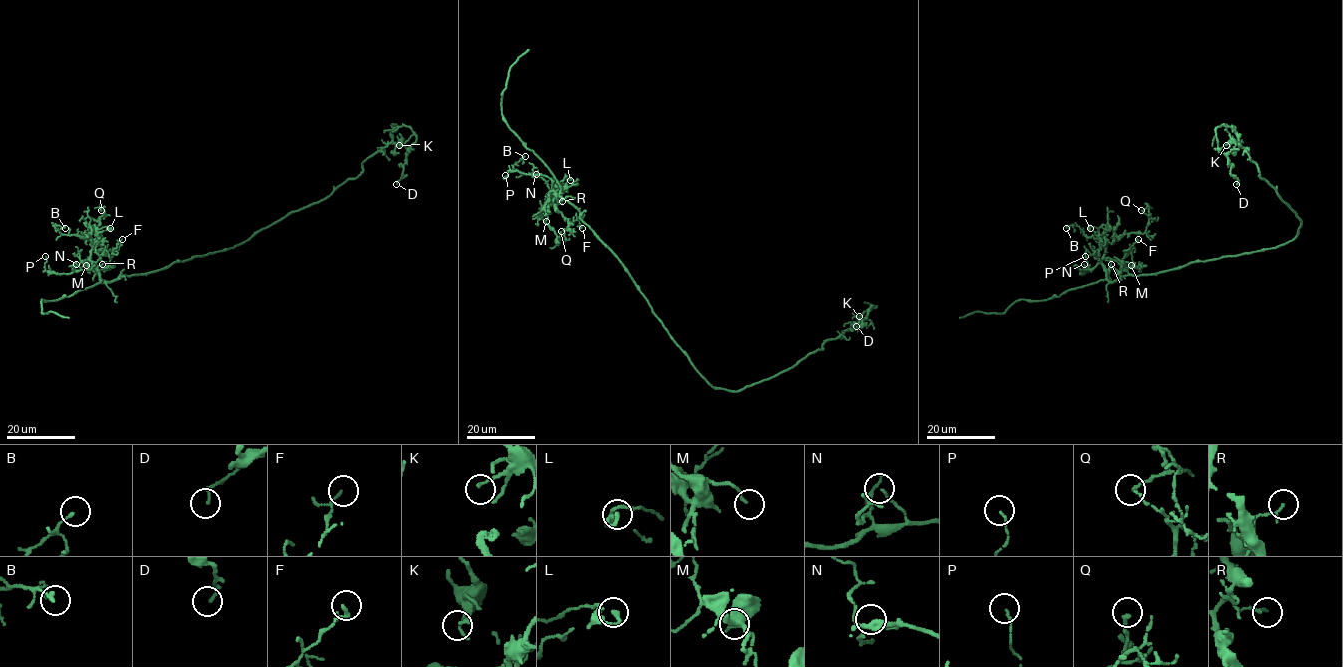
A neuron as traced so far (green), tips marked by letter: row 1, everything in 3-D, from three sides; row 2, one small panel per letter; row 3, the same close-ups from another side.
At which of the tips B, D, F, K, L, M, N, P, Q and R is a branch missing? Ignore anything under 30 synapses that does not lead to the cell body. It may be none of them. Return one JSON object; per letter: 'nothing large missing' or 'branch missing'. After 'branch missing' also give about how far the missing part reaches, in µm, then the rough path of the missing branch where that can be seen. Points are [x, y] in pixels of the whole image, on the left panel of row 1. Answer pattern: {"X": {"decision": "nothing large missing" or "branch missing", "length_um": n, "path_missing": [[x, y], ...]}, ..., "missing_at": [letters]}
{"B": {"decision": "nothing large missing"}, "D": {"decision": "nothing large missing"}, "F": {"decision": "nothing large missing"}, "K": {"decision": "nothing large missing"}, "L": {"decision": "nothing large missing"}, "M": {"decision": "nothing large missing"}, "N": {"decision": "nothing large missing"}, "P": {"decision": "nothing large missing"}, "Q": {"decision": "nothing large missing"}, "R": {"decision": "nothing large missing"}, "missing_at": []}

